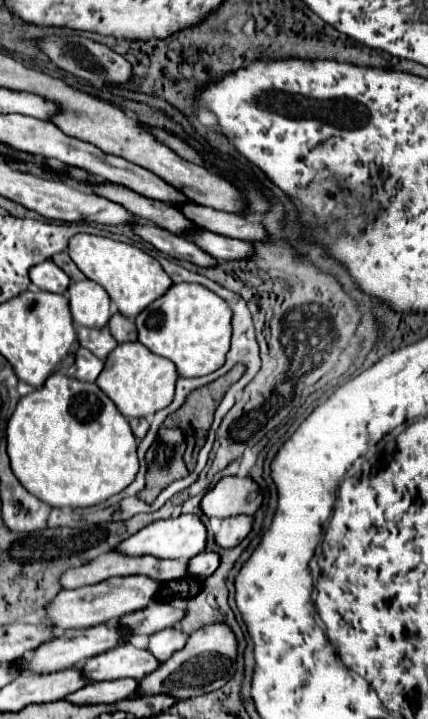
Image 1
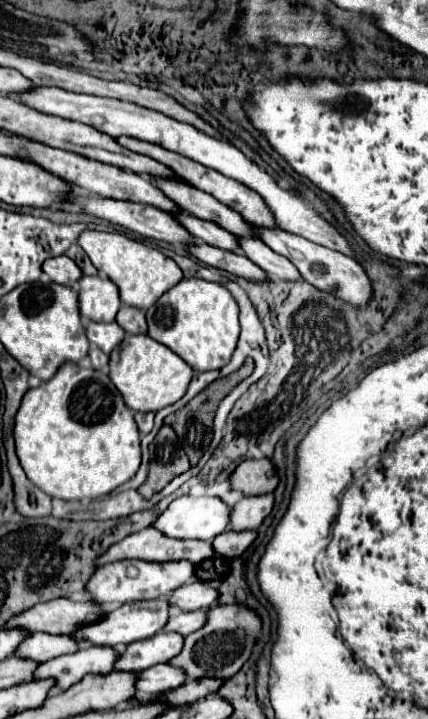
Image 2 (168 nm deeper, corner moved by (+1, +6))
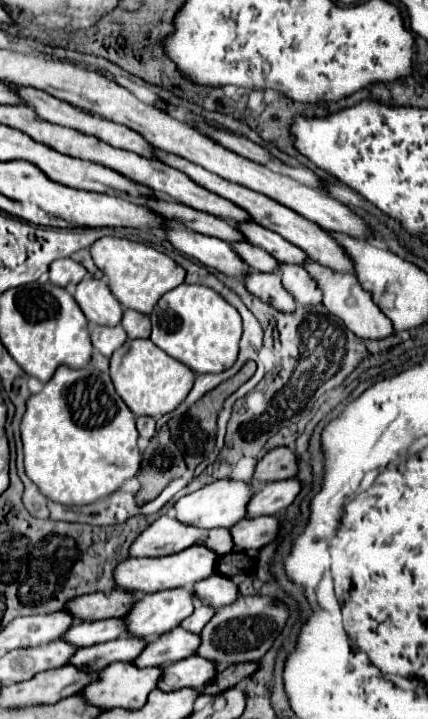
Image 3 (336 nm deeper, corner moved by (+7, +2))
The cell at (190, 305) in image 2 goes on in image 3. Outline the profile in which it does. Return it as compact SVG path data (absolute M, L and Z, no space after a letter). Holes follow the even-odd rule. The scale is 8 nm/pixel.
M180 284L160 298L150 318L150 340L172 358L184 362L196 374L224 372L234 366L238 358L238 342L242 338L242 316L212 288Z

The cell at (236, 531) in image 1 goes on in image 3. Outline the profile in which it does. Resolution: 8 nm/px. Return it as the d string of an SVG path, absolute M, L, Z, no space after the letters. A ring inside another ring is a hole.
M298 478L264 482L264 486L254 494L254 498L248 504L248 518L280 514L294 502L300 490L302 490L302 482Z

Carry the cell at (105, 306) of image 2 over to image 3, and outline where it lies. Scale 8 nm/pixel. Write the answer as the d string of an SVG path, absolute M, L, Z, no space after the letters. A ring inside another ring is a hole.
M84 278L74 292L76 302L86 314L90 324L100 326L118 326L122 320L122 306L116 296L110 292L106 280Z

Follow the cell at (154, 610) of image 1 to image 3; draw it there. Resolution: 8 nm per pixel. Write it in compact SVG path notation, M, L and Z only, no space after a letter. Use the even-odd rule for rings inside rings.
M216 572L214 576L200 580L194 586L194 594L200 596L204 604L222 608L222 606L232 604L238 598L238 584L234 584L230 578Z

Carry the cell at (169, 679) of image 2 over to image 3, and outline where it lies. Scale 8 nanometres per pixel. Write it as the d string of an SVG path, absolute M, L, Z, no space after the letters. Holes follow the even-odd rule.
M190 656L186 660L174 662L170 666L164 666L162 680L158 688L164 692L176 690L176 688L204 688L206 684L214 682L218 674L218 666L212 660L206 660L202 656Z

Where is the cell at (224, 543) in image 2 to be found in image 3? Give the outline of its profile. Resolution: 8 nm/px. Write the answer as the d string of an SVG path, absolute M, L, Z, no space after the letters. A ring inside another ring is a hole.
M256 516L256 518L242 518L236 526L230 528L232 538L236 546L244 552L256 554L262 546L270 544L278 530L280 530L280 518L276 516Z

